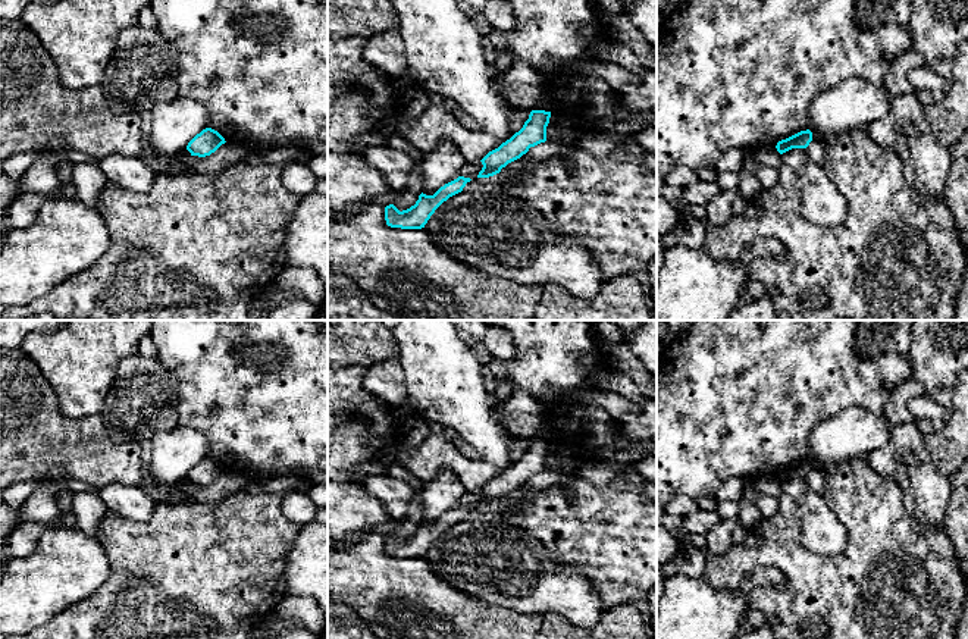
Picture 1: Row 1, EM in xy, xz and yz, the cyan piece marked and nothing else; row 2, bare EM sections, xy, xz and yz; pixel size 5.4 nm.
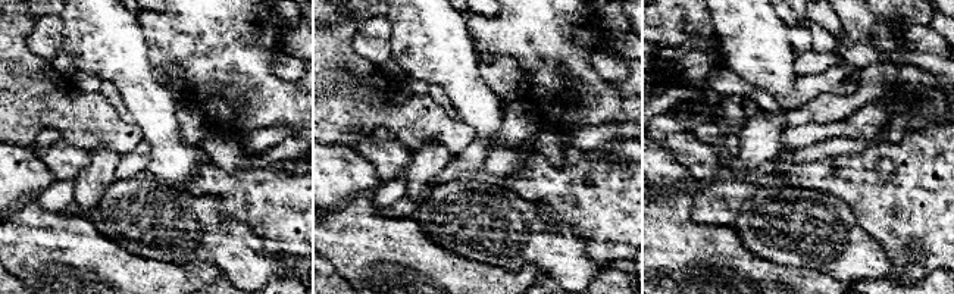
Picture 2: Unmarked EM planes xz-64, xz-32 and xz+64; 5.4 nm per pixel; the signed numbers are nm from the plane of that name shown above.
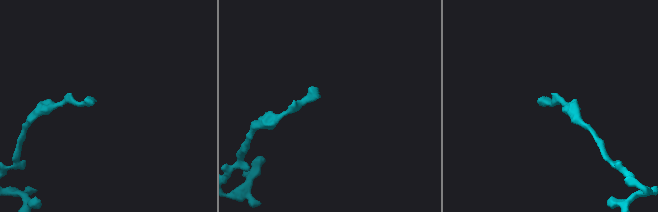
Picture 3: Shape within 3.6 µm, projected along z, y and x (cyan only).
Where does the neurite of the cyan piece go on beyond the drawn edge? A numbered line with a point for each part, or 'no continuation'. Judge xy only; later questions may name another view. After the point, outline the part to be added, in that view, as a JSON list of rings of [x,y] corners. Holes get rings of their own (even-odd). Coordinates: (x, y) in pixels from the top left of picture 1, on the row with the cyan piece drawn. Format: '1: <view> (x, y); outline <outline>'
no continuation

